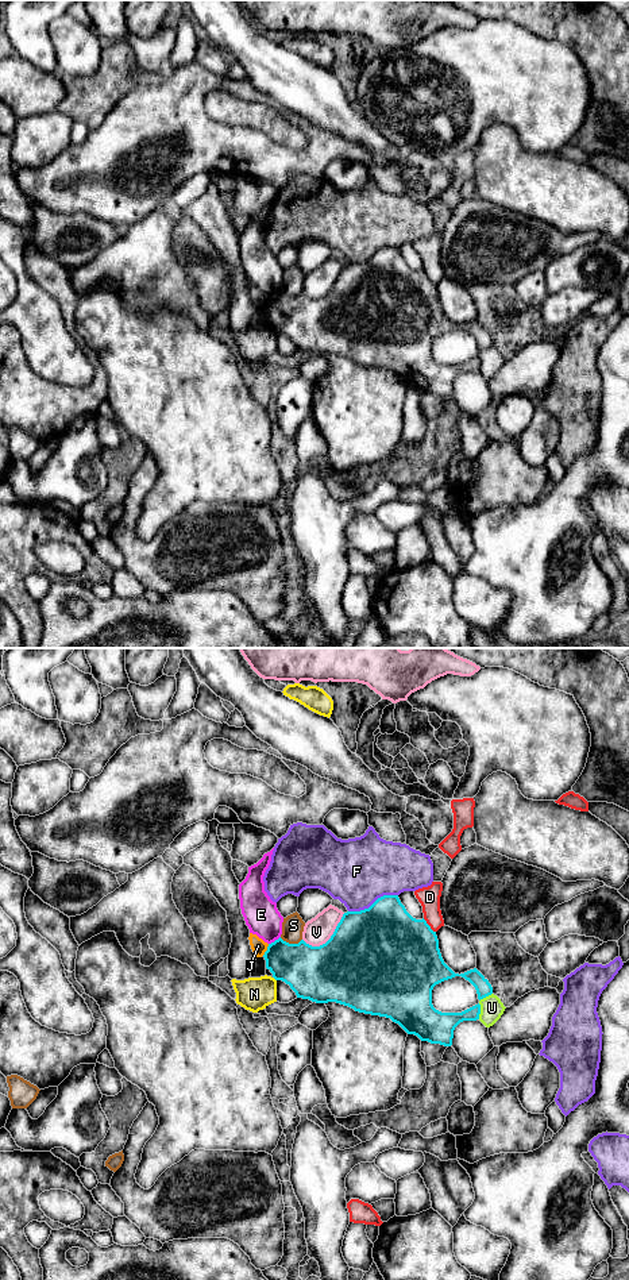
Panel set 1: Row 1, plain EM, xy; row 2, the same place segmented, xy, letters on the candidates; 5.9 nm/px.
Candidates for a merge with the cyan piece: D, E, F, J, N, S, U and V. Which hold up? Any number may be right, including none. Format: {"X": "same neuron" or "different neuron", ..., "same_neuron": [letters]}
{"D": "different neuron", "E": "different neuron", "F": "different neuron", "J": "different neuron", "N": "different neuron", "S": "different neuron", "U": "different neuron", "V": "different neuron", "same_neuron": []}

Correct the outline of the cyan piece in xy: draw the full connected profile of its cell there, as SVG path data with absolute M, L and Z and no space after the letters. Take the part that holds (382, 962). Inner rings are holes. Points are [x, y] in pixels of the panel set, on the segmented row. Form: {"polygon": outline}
{"polygon": "M383 895L368 909L344 913L331 938L320 946L312 946L304 940L298 944L289 944L279 937L269 944L263 957L273 978L289 984L297 998L316 1003L336 1002L359 1013L386 1017L398 1023L408 1034L444 1046L452 1045L454 1030L460 1022L479 1019L481 1005L462 1013L441 1013L432 1005L433 987L444 980L462 976L475 987L479 1001L493 994L491 984L476 968L459 975L444 963L436 932L424 918L413 918L398 895Z"}

